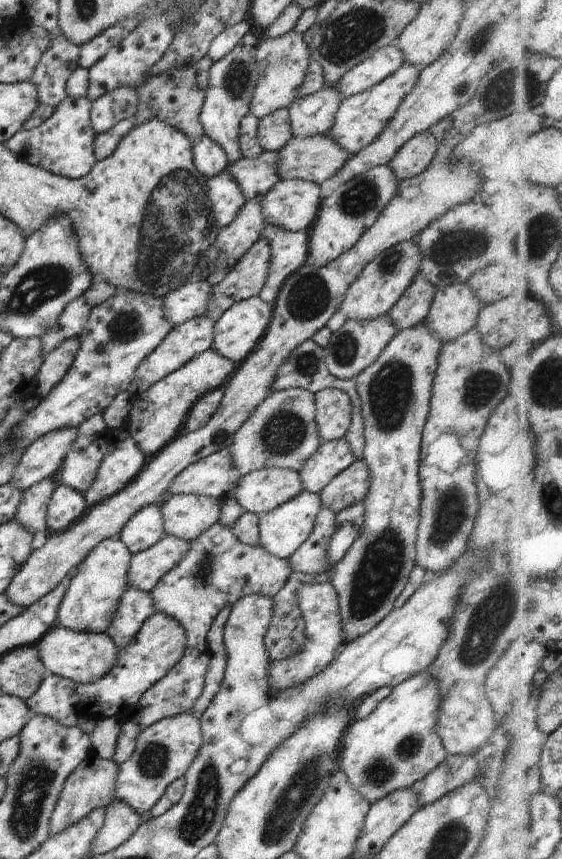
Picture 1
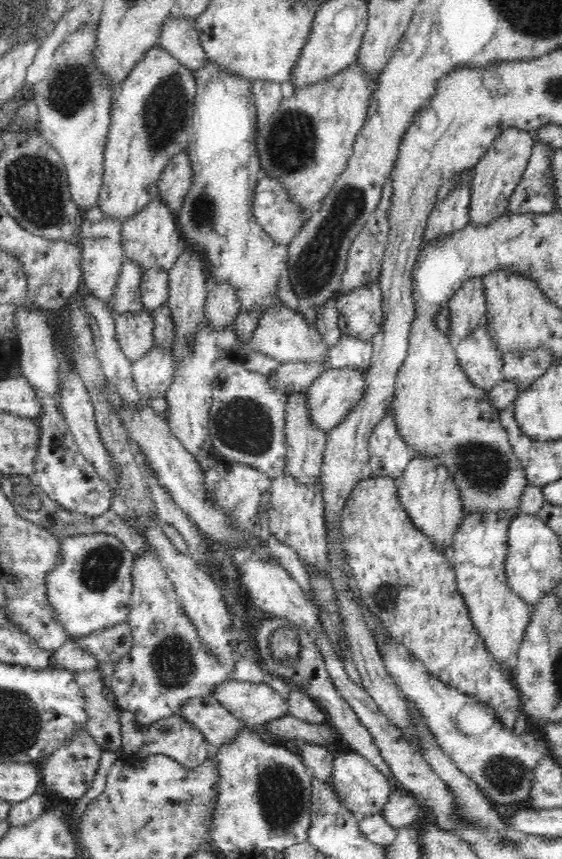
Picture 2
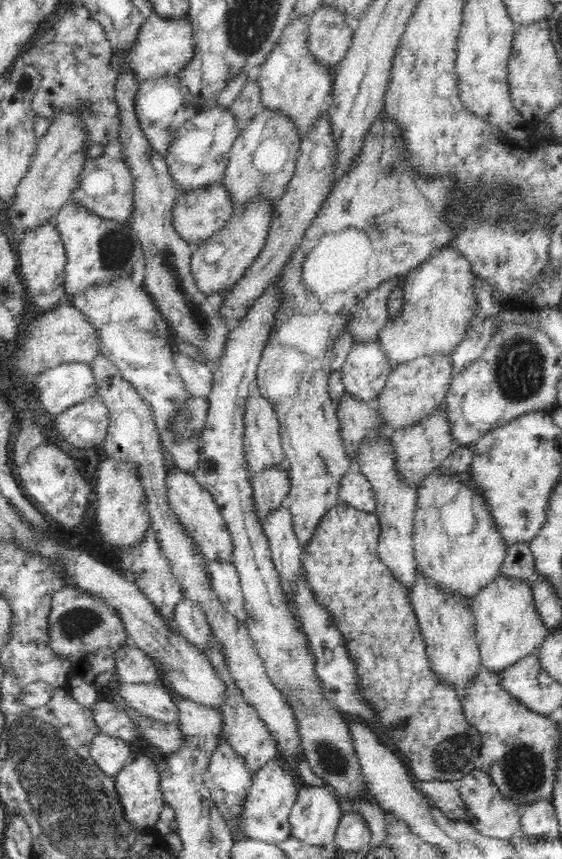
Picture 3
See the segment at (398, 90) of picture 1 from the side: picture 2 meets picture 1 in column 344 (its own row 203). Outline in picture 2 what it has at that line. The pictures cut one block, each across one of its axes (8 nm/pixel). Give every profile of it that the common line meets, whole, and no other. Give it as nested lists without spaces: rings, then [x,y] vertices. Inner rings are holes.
[[[162,46],[151,48],[129,72],[118,90],[114,90],[110,106],[110,126],[104,146],[103,178],[98,209],[104,217],[118,221],[130,220],[158,198],[158,180],[176,153],[184,153],[191,142],[191,124],[197,91],[196,74],[186,69]]]

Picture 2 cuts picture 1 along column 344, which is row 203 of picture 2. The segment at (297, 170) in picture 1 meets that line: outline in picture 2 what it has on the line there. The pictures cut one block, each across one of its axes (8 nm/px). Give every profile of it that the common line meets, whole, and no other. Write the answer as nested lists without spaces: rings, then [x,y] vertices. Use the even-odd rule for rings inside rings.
[[[157,198],[143,211],[136,213],[136,216],[124,221],[120,230],[124,261],[132,261],[142,267],[142,272],[150,269],[162,269],[169,272],[184,249],[184,242],[180,238],[180,231],[174,220],[175,213],[172,213],[168,206]]]

